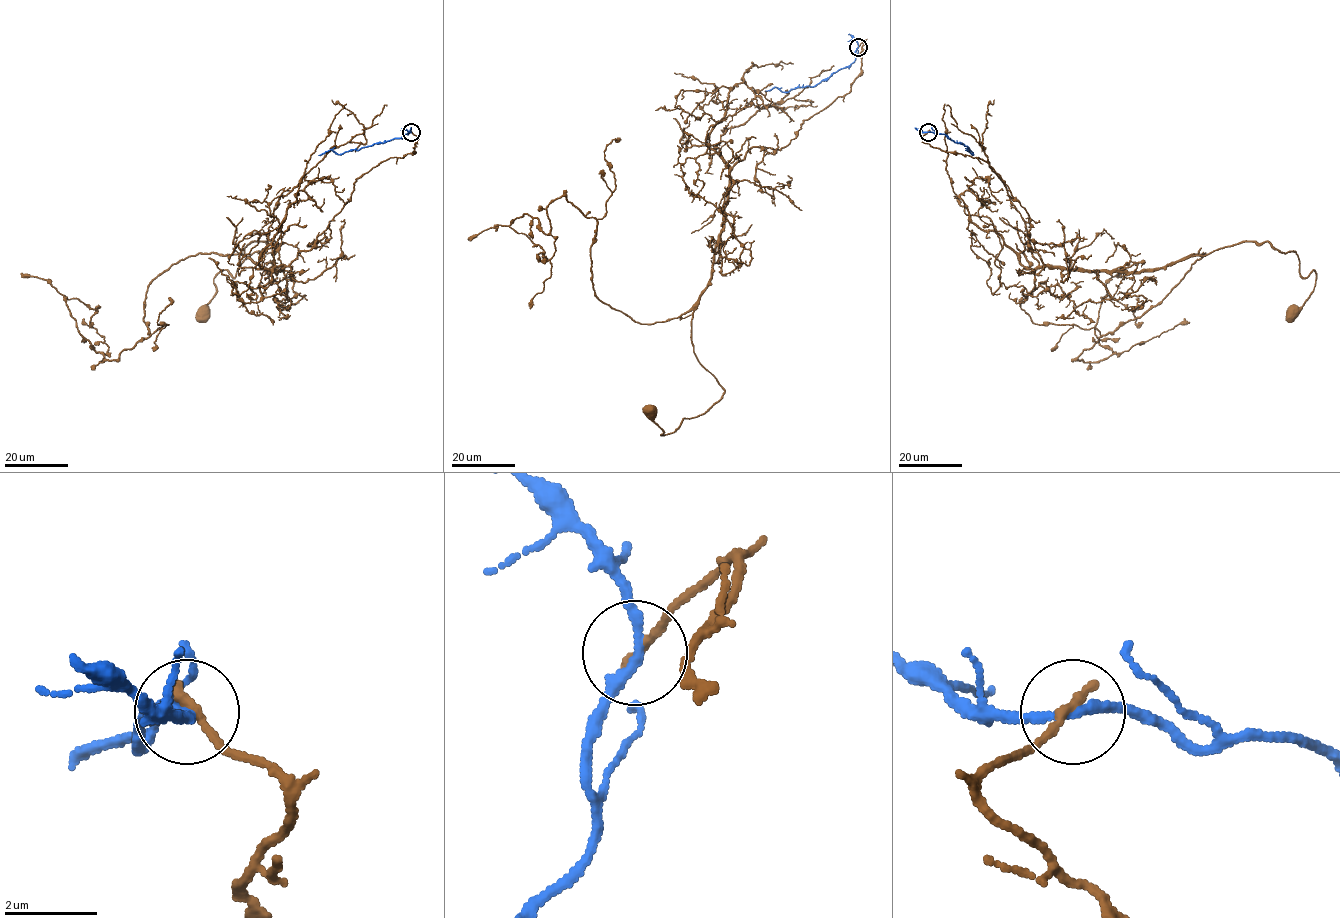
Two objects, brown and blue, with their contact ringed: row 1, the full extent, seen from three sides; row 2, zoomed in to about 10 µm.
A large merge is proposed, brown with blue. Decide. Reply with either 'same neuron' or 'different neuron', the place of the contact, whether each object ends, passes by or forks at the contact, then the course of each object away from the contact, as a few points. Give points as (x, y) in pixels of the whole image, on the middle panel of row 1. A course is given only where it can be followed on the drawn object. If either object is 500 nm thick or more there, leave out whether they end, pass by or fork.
same neuron; at (858, 47); brown ends there; blue passes by; brown runs (858, 46), (848, 93), (729, 174), (691, 321), (724, 392), (665, 435), (651, 413); blue runs (858, 46), (852, 62), (813, 86), (796, 87), (787, 92), (774, 87), (765, 91)

